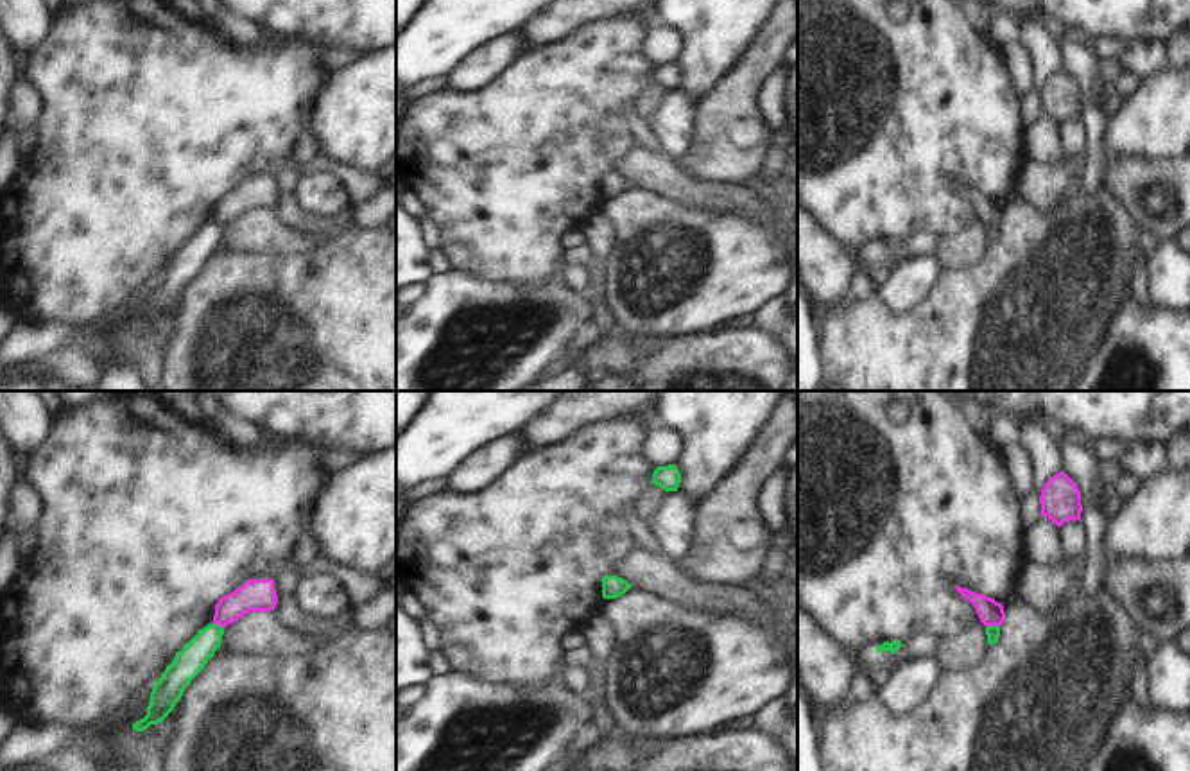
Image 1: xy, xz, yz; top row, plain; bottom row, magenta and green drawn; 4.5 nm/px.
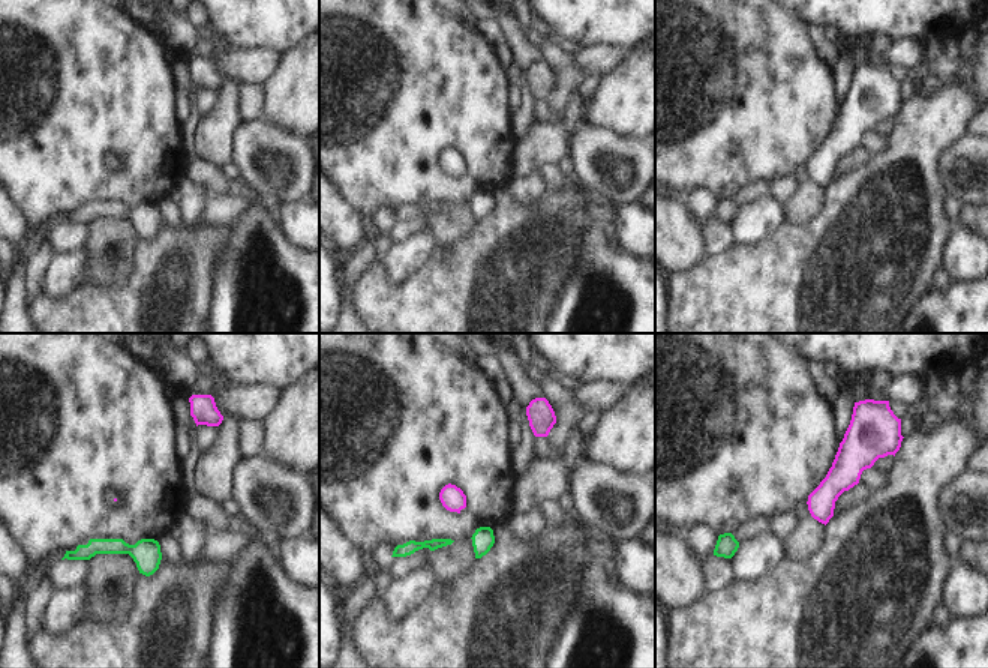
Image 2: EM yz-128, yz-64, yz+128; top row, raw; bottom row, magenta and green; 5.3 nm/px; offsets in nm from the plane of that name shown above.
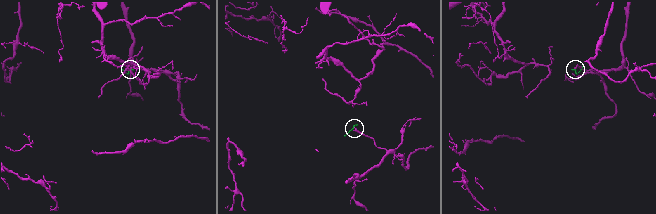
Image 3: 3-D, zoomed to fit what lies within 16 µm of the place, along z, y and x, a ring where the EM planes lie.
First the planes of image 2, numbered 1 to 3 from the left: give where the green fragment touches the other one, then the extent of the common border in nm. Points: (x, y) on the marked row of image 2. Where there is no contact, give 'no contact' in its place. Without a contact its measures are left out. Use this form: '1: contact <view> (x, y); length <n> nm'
1: no contact
2: no contact
3: no contact

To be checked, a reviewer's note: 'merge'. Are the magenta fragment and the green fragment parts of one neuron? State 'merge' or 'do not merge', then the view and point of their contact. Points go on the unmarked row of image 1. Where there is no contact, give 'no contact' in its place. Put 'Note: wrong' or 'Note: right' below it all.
do not merge; meets magenta in yz at (991, 223)
Note: wrong

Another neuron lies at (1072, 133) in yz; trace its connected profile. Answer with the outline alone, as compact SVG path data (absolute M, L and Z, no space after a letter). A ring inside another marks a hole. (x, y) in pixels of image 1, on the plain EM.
M1079 118L1065 120L1059 126L1063 149L1070 156L1084 156L1088 151L1088 134Z

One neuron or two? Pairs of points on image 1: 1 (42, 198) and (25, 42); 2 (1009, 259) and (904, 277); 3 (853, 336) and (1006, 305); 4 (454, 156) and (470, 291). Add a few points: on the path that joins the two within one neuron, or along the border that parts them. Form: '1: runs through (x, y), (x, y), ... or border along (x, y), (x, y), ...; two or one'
1: border along (52, 18), (43, 38), (24, 58); two
2: border along (943, 271), (931, 293), (916, 305); two
3: runs through (891, 336), (968, 336); one
4: border along (452, 268), (509, 284); two

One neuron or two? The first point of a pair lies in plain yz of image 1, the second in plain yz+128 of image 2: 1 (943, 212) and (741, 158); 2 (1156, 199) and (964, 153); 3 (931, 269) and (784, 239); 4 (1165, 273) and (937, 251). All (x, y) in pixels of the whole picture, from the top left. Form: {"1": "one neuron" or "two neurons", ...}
{"1": "one neuron", "2": "one neuron", "3": "two neurons", "4": "two neurons"}

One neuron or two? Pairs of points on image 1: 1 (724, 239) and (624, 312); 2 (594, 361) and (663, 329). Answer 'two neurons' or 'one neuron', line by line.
1: one neuron
2: two neurons

